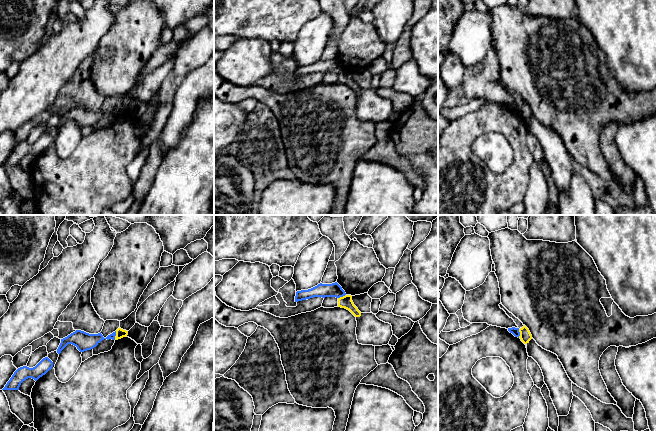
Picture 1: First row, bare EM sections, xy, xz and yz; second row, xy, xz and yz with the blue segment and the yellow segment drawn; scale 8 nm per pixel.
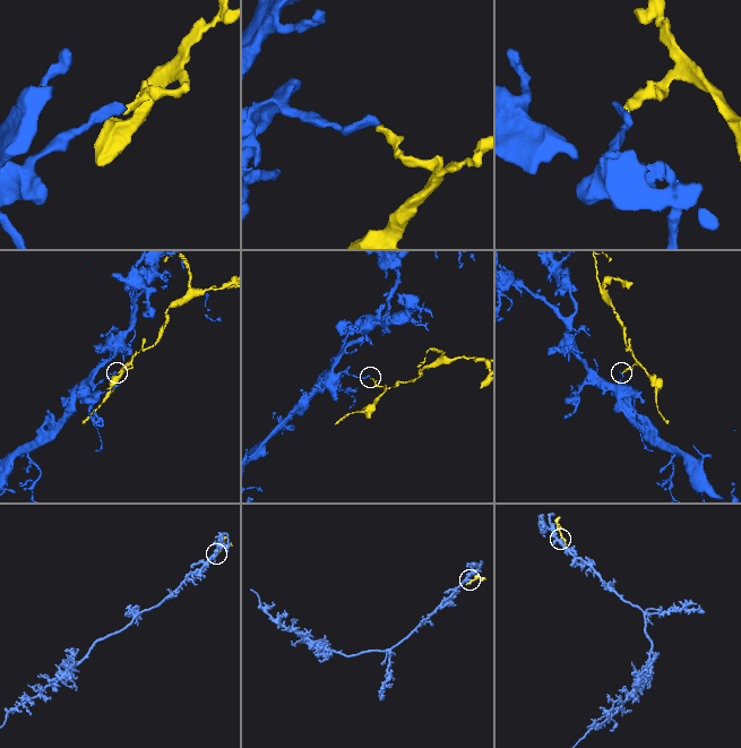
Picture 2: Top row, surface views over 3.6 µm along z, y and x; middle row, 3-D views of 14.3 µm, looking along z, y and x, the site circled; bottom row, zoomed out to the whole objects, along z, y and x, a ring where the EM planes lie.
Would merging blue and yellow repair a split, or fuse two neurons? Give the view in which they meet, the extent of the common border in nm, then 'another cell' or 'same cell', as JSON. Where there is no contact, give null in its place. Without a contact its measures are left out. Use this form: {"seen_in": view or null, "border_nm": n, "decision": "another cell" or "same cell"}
{"seen_in": "xy", "border_nm": 70, "decision": "another cell"}

